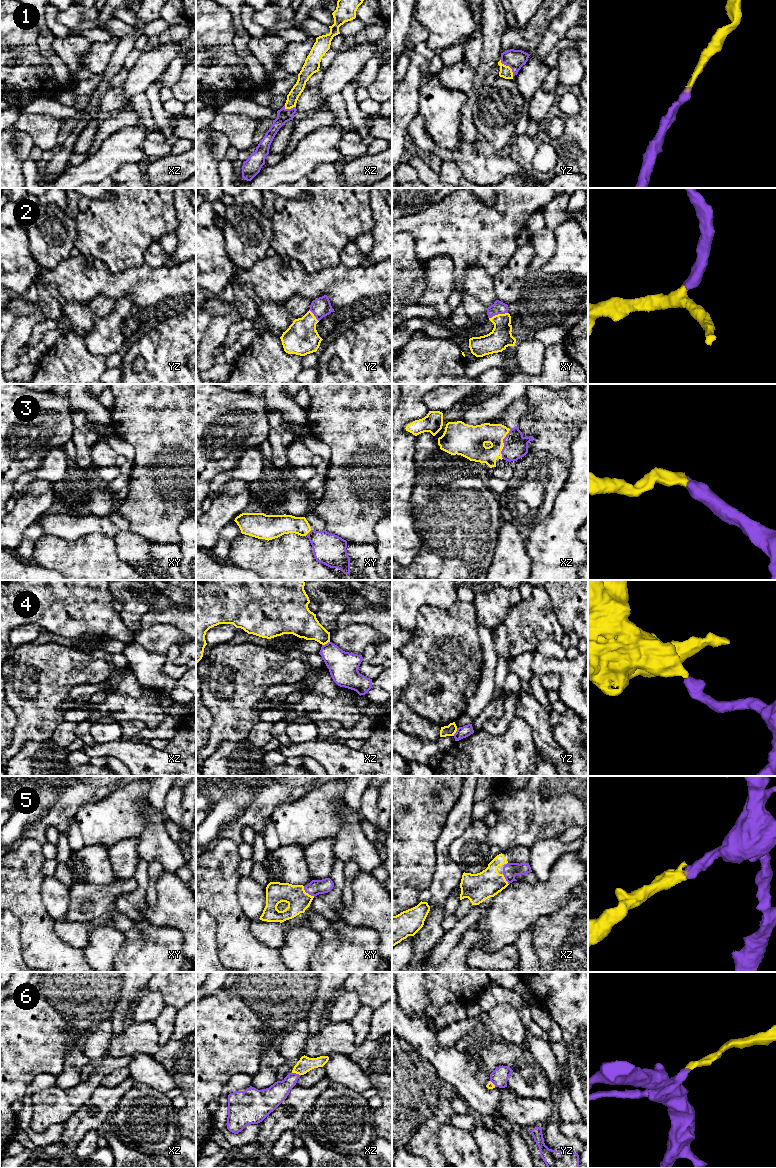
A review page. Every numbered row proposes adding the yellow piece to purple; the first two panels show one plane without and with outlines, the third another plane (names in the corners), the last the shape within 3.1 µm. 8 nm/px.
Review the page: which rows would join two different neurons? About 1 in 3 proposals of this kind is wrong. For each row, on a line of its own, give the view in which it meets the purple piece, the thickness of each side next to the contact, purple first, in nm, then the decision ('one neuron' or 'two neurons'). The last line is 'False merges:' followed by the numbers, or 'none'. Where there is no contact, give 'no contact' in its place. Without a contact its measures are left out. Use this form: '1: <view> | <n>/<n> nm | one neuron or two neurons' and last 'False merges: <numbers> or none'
1: yz | 160/100 nm | one neuron
2: xy | 100/180 nm | one neuron
3: xz | 190/190 nm | one neuron
4: xz | 240/220 nm | two neurons
5: xy | 120/180 nm | one neuron
6: xz | 160/120 nm | one neuron
False merges: 4

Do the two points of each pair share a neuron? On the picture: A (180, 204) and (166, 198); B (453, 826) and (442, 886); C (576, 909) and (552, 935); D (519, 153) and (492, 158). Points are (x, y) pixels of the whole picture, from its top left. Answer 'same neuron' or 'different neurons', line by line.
A: different neurons
B: same neuron
C: same neuron
D: different neurons

